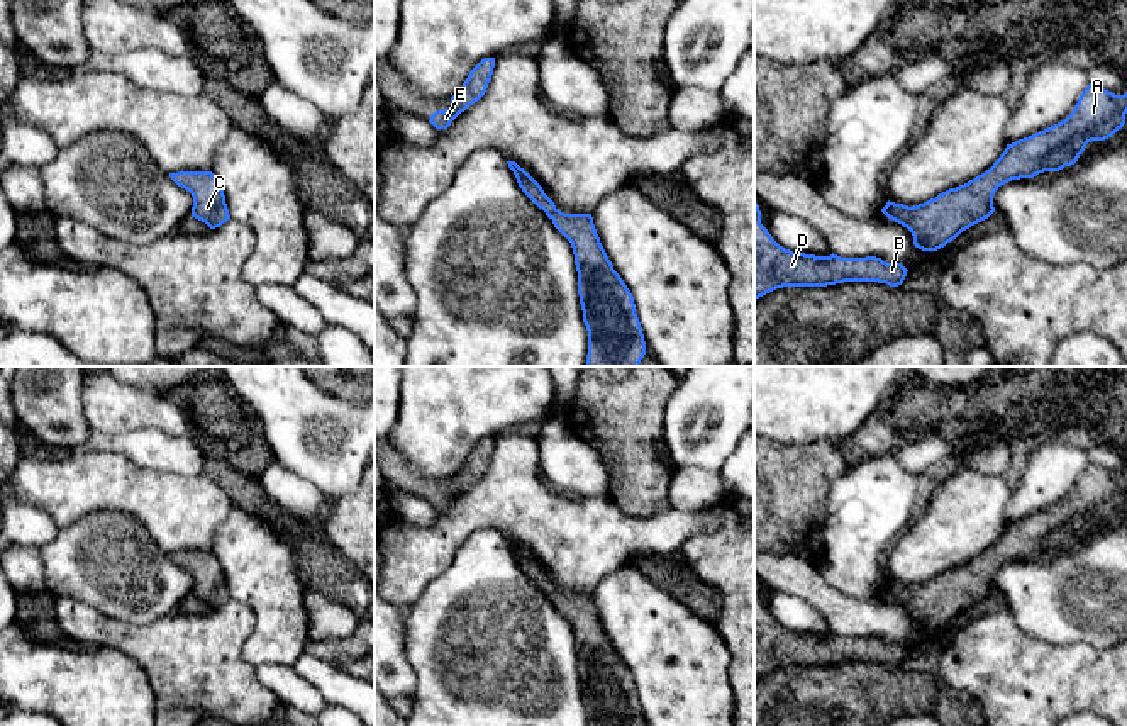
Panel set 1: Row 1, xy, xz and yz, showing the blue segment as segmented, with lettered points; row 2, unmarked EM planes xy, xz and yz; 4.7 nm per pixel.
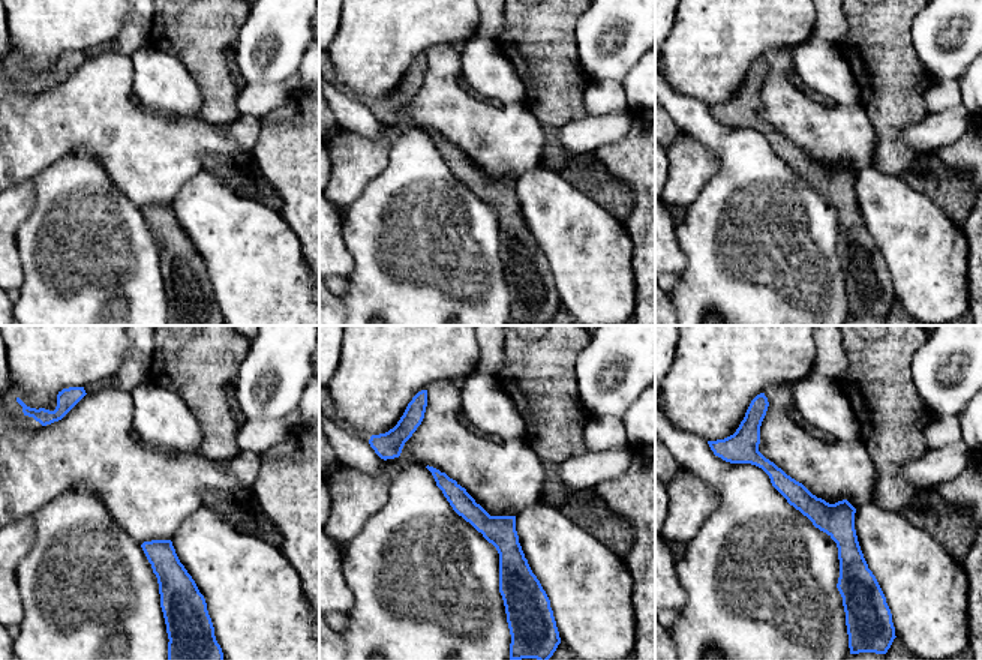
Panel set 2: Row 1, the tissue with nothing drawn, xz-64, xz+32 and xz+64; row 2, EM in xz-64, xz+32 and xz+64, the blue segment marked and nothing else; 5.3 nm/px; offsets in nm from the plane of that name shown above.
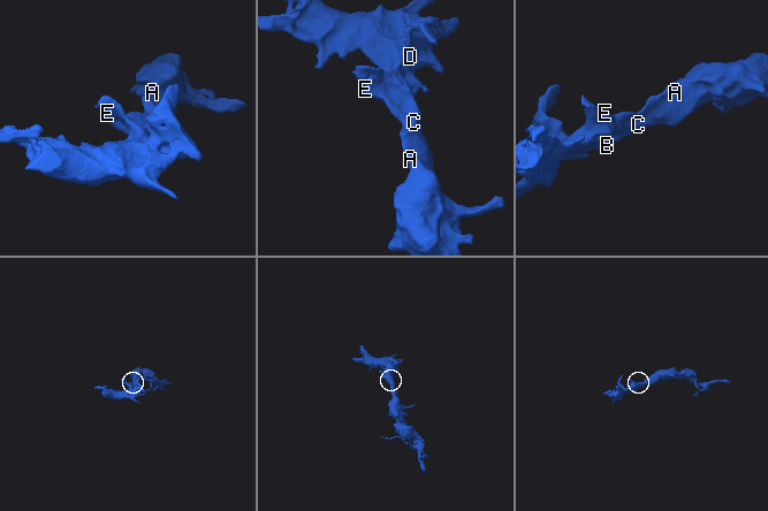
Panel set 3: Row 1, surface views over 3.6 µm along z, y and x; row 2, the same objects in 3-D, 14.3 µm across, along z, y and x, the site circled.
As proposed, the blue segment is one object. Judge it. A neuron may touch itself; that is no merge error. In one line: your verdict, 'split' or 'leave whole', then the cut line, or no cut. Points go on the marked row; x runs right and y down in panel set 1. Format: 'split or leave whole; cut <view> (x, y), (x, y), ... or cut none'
leave whole; cut none

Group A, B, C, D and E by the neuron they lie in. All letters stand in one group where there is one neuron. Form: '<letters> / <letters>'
A B C D E

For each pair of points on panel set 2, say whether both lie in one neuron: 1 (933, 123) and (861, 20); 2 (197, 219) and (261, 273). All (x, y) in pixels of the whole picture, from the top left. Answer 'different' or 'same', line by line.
1: different
2: same

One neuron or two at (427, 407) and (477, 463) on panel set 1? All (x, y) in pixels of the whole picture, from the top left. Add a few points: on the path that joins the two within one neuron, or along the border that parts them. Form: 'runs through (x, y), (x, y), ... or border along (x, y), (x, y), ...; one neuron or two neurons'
border along (494, 436), (485, 436), (449, 477), (438, 479); two neurons

